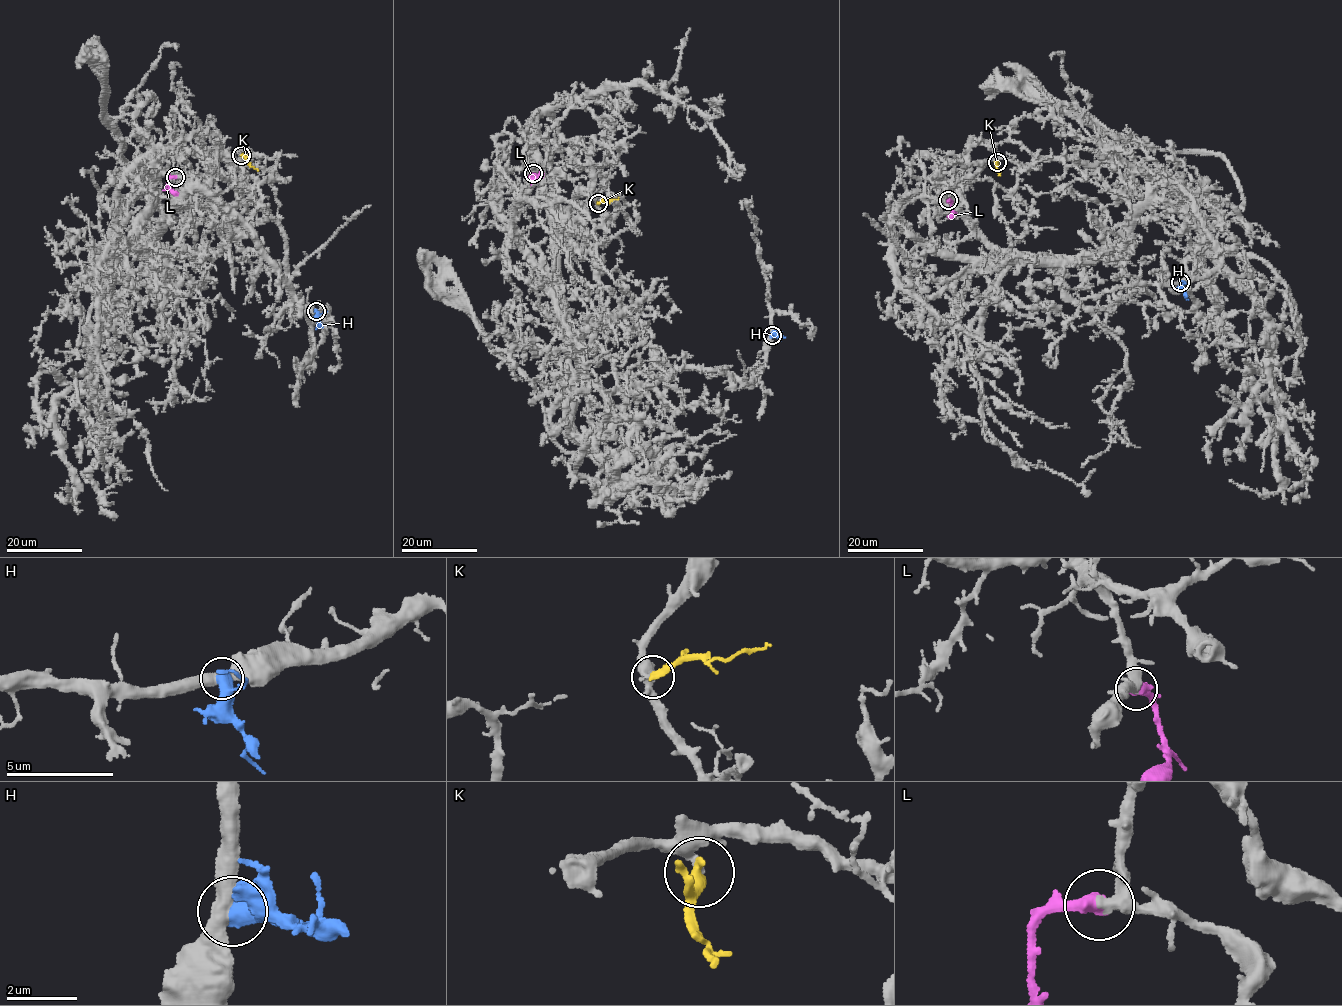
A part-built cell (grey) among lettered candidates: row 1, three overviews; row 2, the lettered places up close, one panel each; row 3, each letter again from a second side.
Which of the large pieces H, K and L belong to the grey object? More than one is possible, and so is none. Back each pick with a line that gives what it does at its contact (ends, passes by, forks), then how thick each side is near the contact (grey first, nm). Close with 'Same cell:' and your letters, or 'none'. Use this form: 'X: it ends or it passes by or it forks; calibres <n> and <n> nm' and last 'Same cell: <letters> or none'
L: it ends; calibres 360 and 500 nm
Same cell: L

